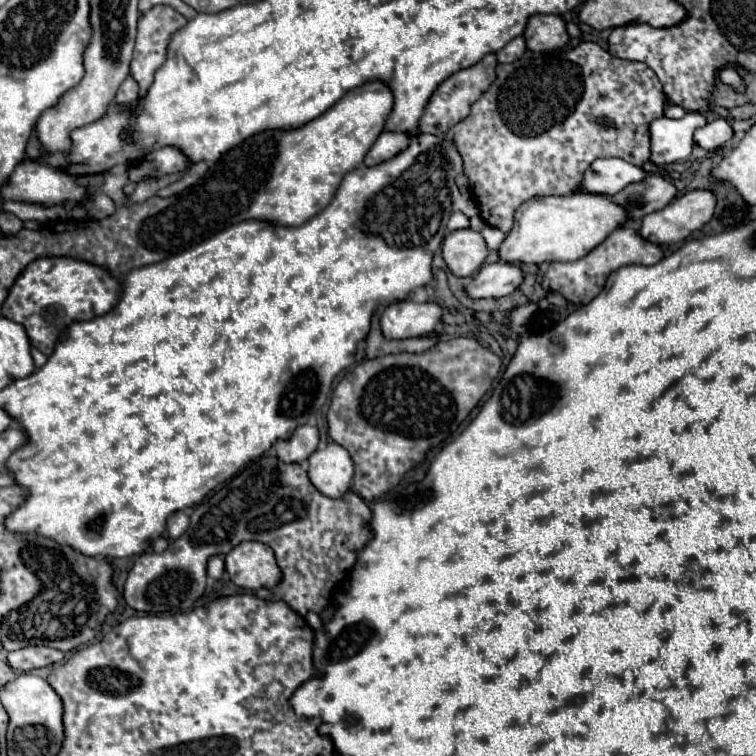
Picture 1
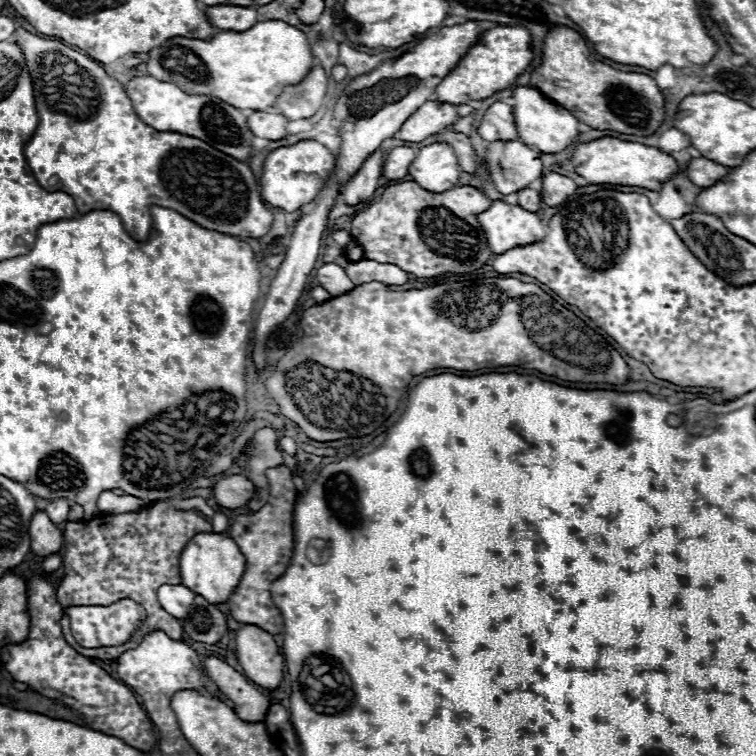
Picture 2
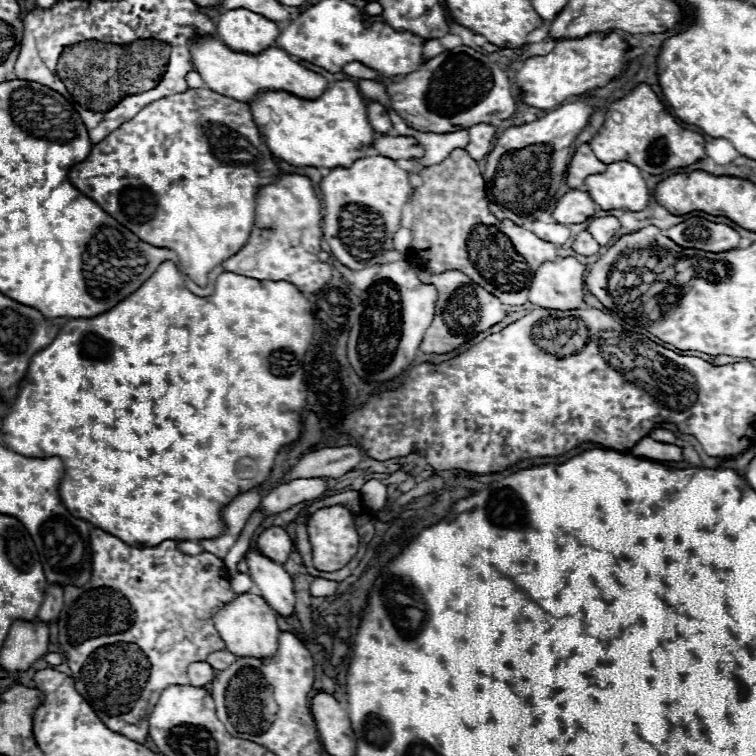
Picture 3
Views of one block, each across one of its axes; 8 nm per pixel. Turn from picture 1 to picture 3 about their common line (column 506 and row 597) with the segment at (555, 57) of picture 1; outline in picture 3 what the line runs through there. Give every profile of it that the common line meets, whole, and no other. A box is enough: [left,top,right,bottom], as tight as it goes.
[58,528,234,744]

